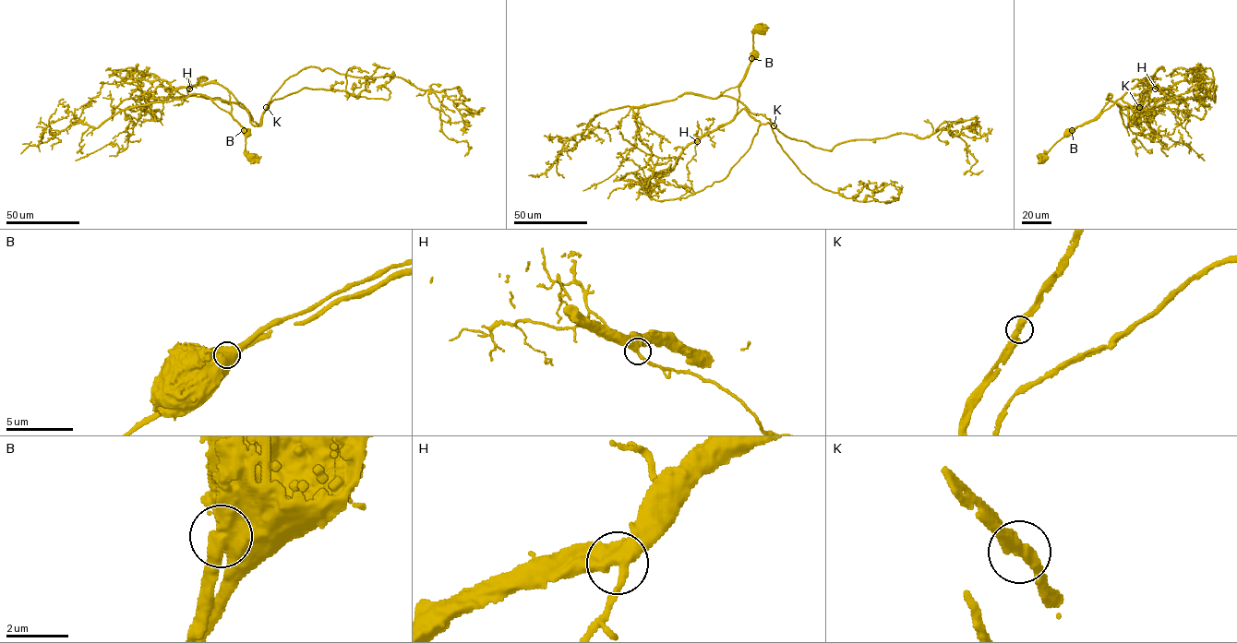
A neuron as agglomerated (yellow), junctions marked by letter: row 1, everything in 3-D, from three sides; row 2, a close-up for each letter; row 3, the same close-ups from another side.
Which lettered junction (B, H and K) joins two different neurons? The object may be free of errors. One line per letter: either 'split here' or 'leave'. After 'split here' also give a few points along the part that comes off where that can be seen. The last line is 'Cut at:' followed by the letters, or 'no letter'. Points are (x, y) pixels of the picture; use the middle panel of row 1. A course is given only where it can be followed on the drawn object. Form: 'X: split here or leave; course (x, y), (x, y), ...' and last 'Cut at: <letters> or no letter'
B: split here; course (751, 58), (740, 83), (720, 96), (816, 147), (924, 137), (946, 122), (949, 128), (972, 124)
H: leave
K: leave
Cut at: B

